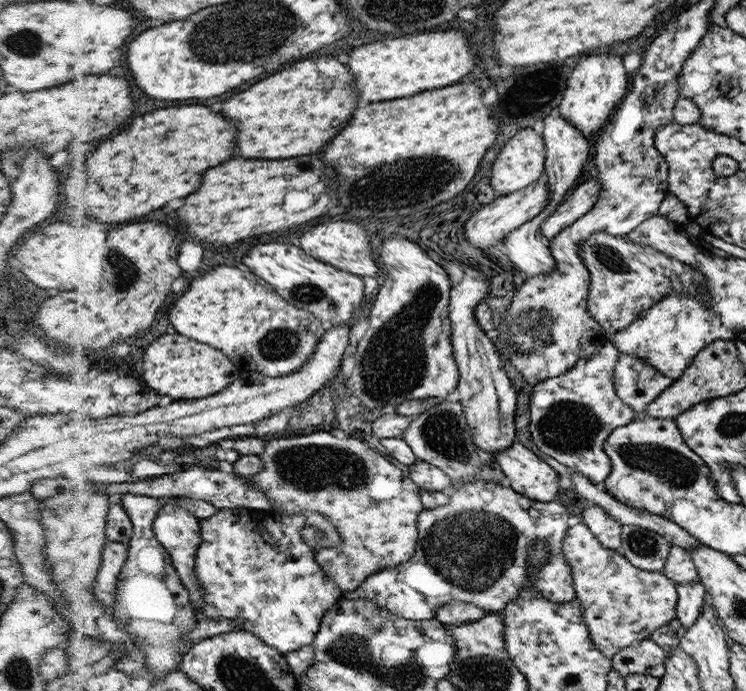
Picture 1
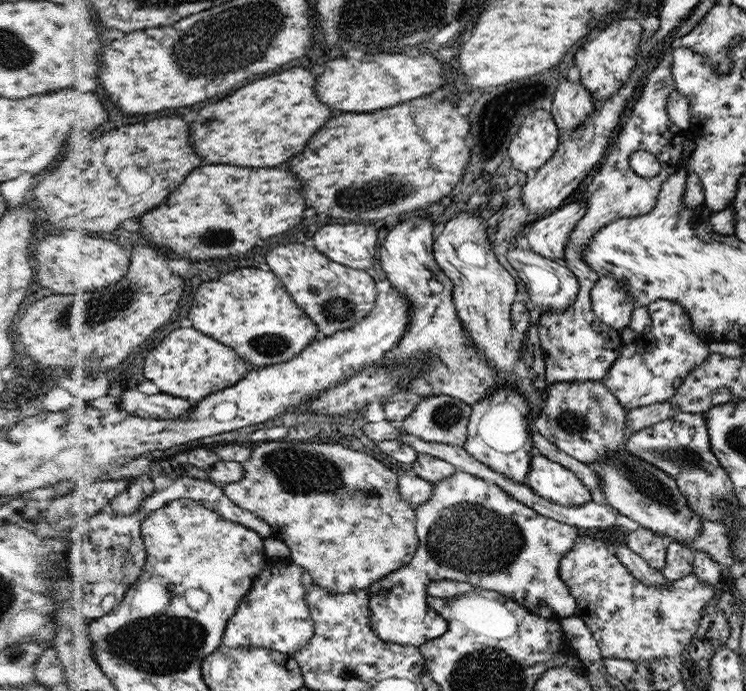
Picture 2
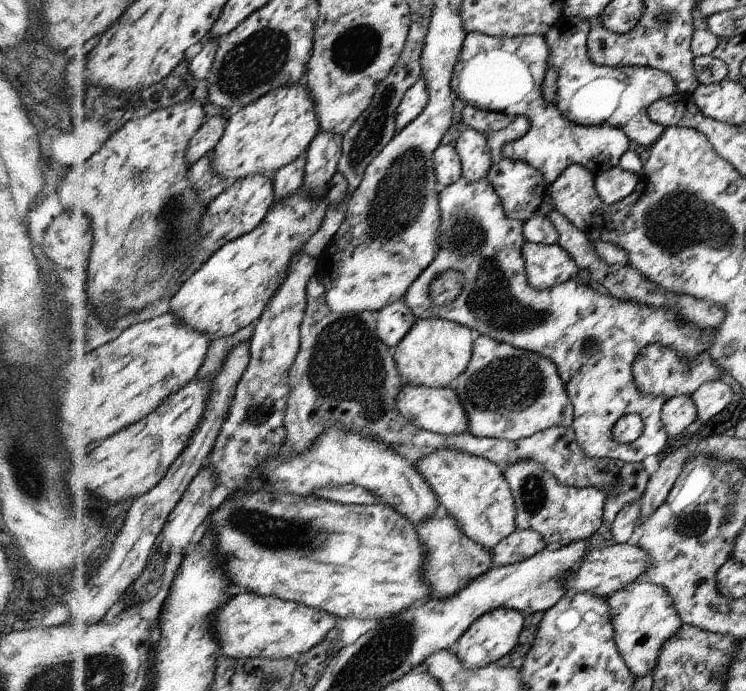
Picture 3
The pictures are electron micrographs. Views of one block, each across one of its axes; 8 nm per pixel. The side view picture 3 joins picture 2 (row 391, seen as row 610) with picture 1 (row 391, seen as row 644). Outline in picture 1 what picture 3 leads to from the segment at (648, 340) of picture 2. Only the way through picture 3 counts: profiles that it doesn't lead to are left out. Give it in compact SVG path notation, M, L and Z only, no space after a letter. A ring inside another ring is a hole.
M620 352L616 367L617 394L638 413L644 412L674 381L653 364L646 363L646 359Z

